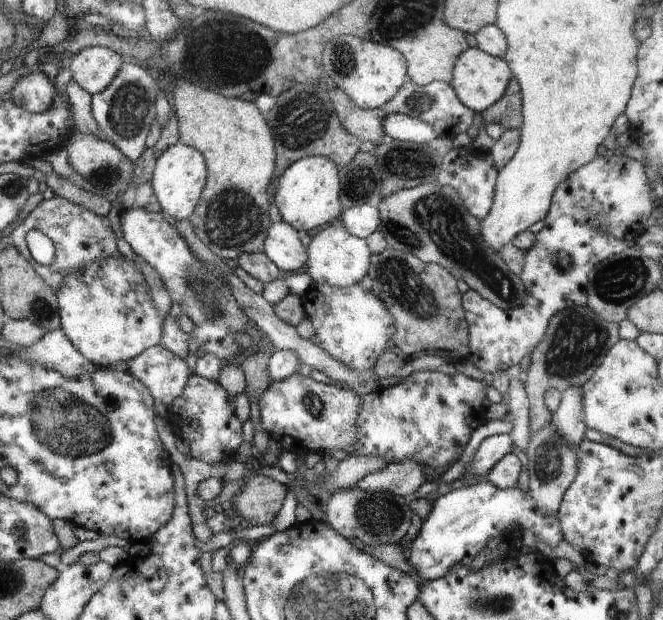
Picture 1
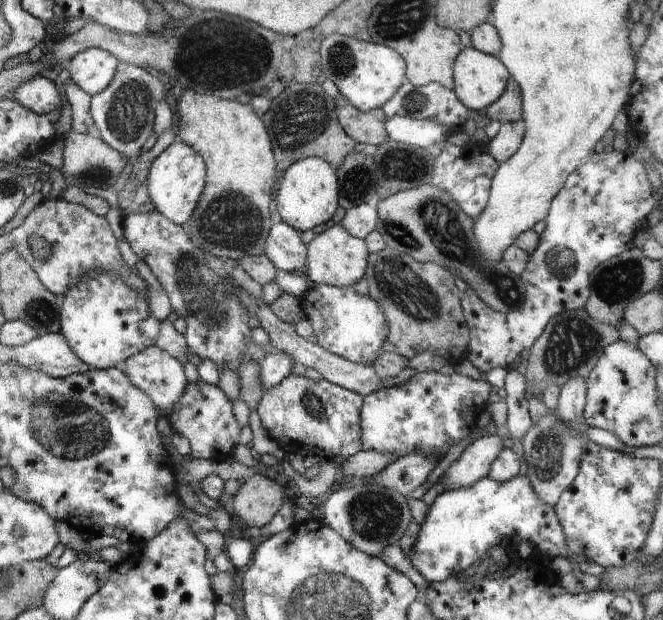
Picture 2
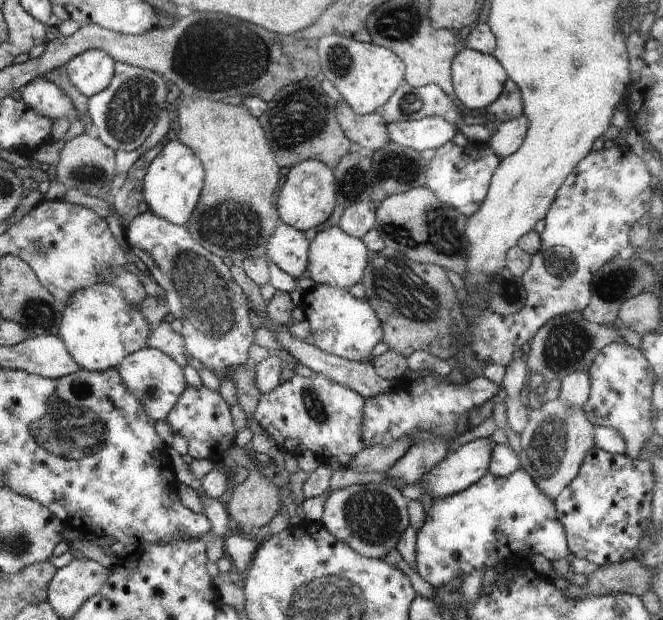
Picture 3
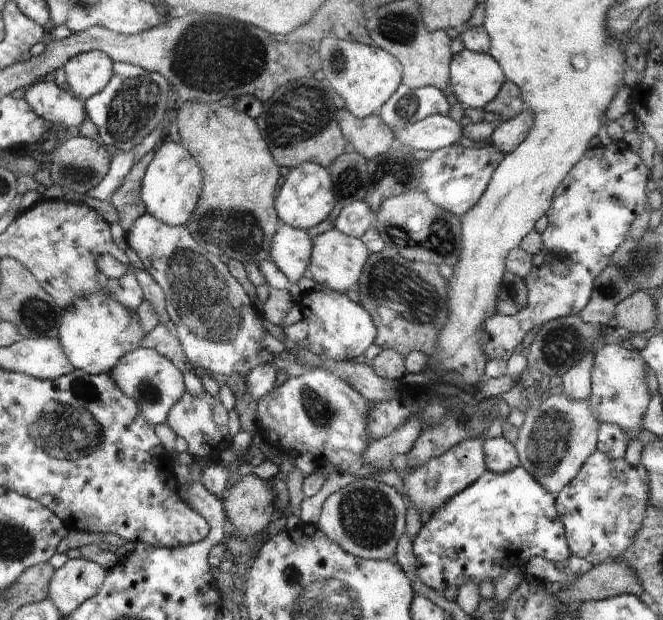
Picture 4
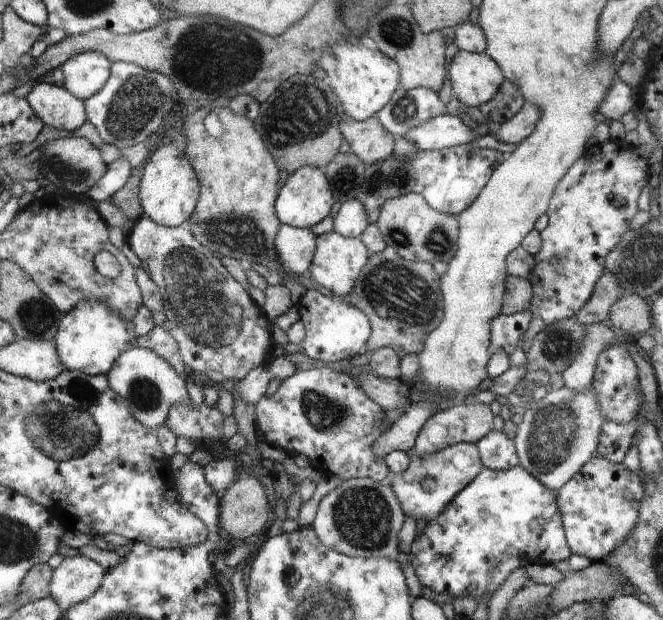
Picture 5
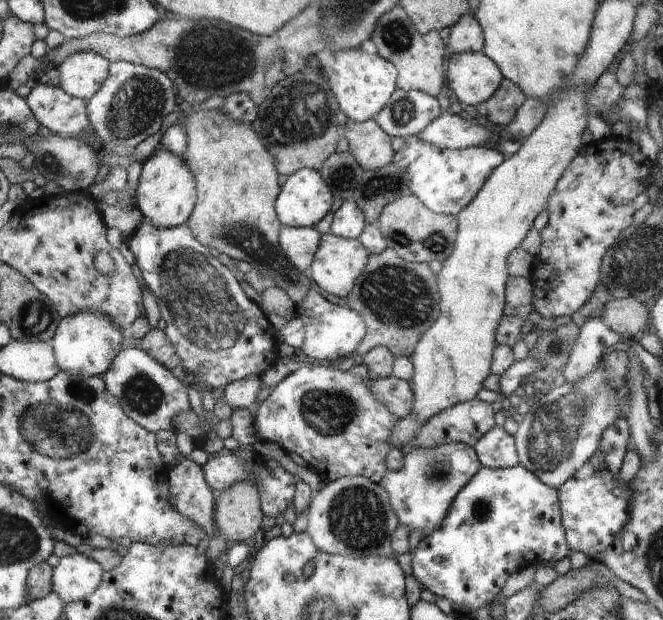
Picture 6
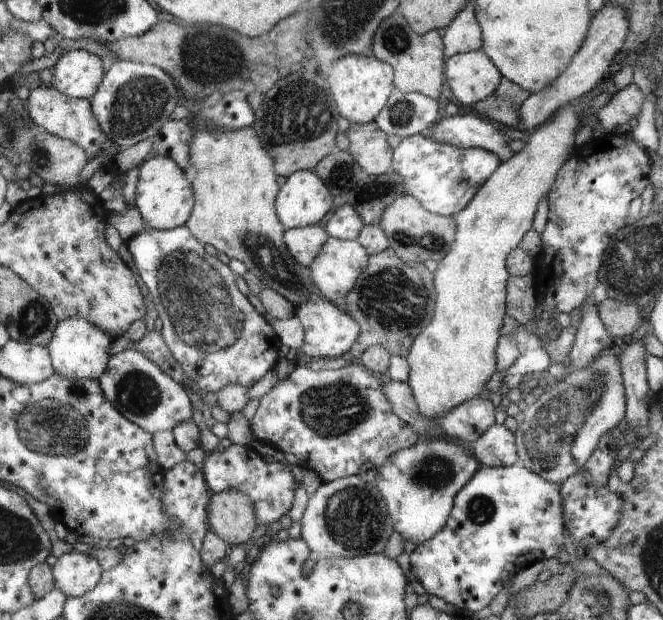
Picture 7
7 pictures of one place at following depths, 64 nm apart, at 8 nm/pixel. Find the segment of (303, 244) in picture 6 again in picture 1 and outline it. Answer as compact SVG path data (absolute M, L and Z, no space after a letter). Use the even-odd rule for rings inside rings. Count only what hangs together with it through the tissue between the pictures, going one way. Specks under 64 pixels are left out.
M284 220L270 227L263 253L285 273L296 272L306 264L306 248L300 244L298 230Z

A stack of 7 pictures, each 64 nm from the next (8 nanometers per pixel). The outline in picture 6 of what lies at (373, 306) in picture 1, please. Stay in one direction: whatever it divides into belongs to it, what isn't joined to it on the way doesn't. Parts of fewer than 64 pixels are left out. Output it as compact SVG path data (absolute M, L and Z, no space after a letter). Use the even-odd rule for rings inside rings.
M316 286L309 290L308 296L300 304L298 317L304 323L305 330L299 353L301 356L309 356L326 364L354 356L362 339L368 334L368 325L364 317L361 317L354 309L329 302Z

